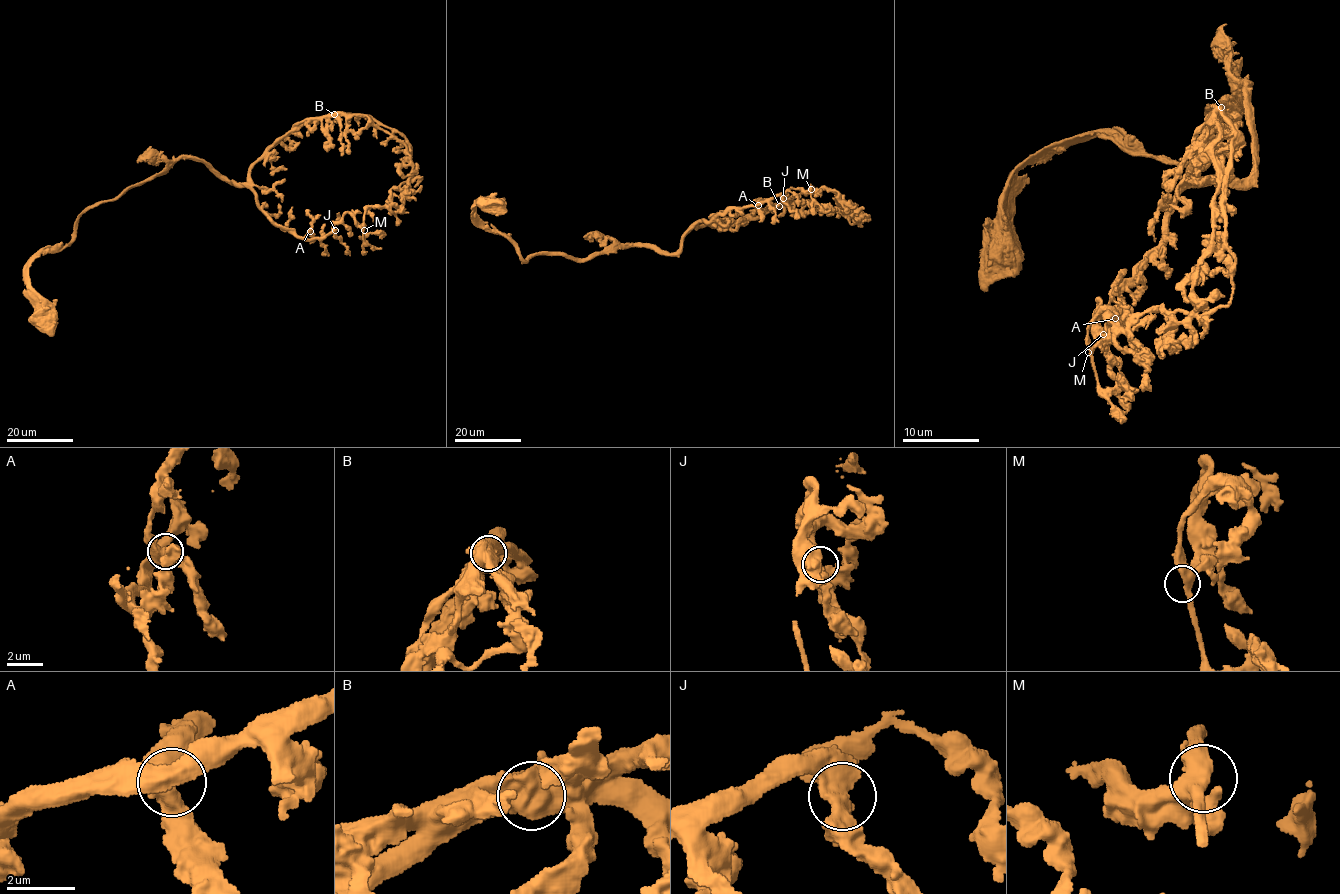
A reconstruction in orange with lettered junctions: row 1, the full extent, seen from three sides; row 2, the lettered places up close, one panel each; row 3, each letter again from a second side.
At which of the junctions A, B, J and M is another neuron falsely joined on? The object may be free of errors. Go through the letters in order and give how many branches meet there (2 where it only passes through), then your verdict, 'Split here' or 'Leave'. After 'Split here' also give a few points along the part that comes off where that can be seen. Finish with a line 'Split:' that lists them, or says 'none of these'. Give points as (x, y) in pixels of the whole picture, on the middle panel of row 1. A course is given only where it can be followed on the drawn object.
A: Branches: 3. Leave
B: Branches: 3. Split here. Course of the part to remove: (779, 206), (793, 206), (804, 211), (844, 210), (855, 216), (861, 226), (838, 203), (839, 195), (851, 207)
J: Branches: 2. Leave
M: Branches: 3. Leave
Split: B

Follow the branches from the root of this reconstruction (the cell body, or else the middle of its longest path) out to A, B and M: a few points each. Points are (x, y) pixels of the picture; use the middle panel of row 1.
A: (491, 206), (476, 201), (476, 216), (524, 262), (628, 244), (671, 253), (697, 223), (758, 205)
B: (491, 206), (476, 201), (476, 216), (524, 262), (628, 244), (671, 253), (694, 223), (779, 206)
M: (491, 206), (476, 201), (476, 216), (522, 261), (578, 260), (628, 244), (675, 252), (700, 221), (811, 189)

